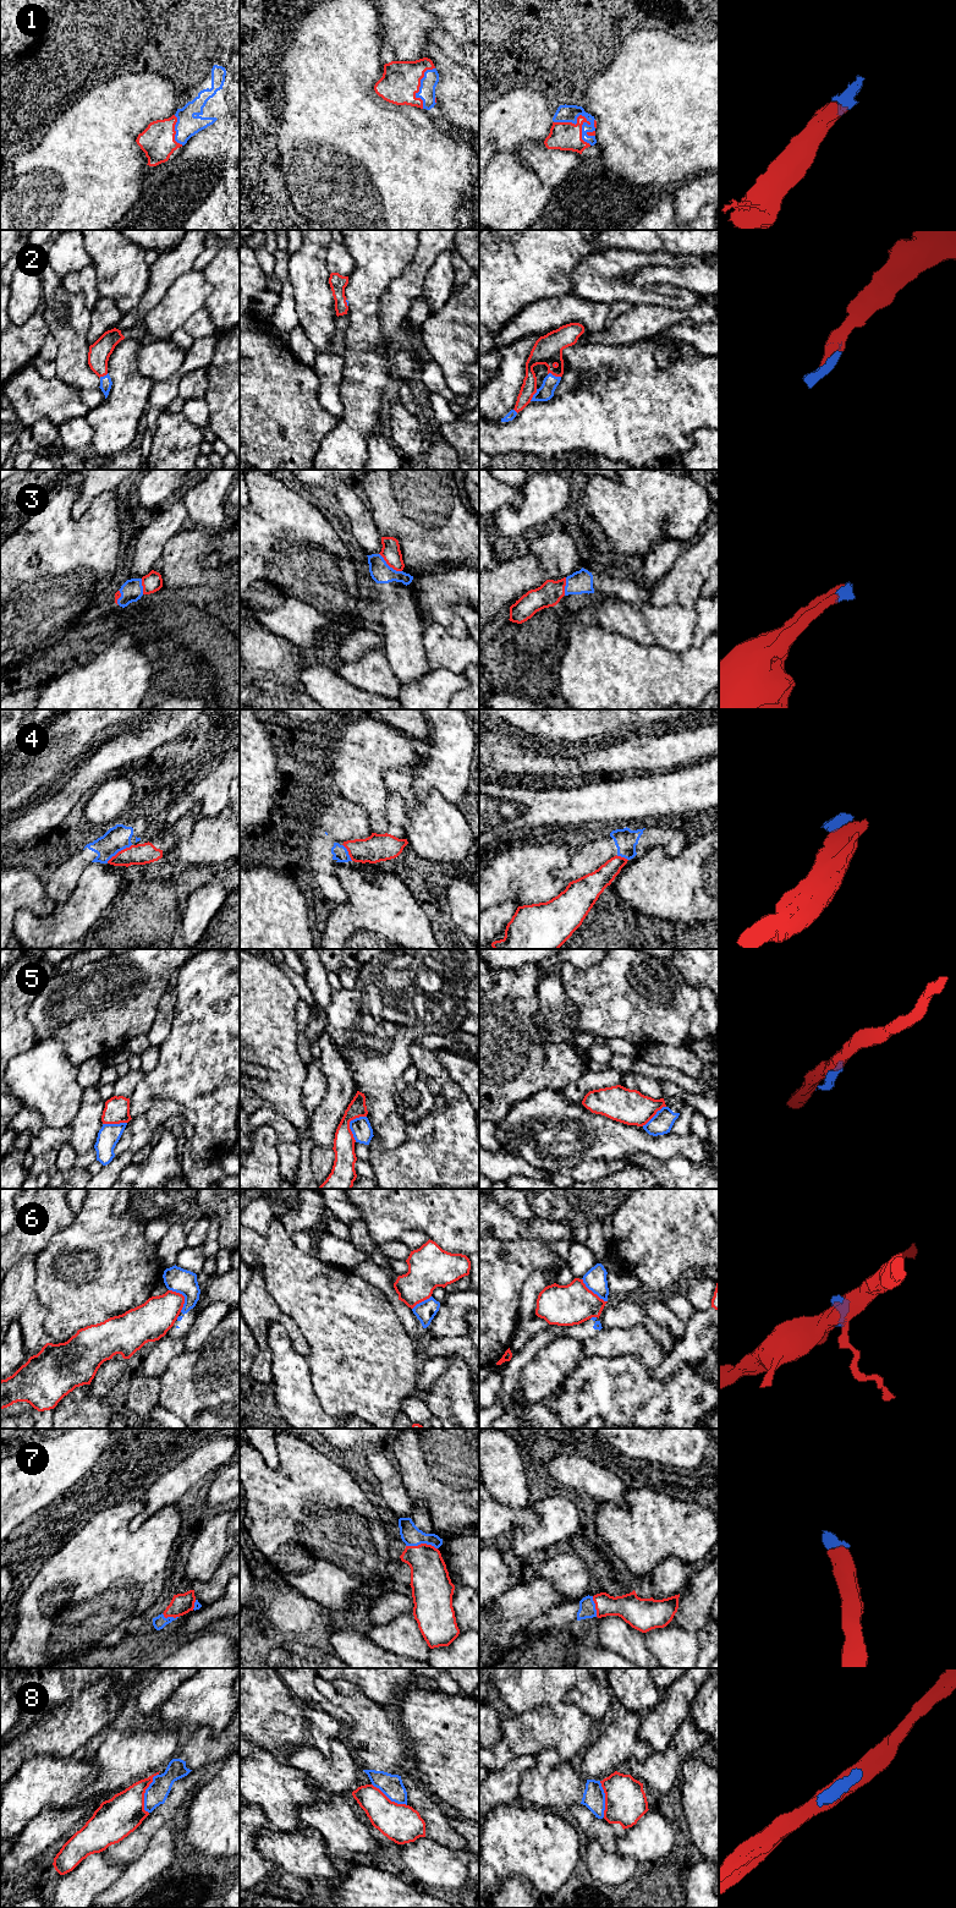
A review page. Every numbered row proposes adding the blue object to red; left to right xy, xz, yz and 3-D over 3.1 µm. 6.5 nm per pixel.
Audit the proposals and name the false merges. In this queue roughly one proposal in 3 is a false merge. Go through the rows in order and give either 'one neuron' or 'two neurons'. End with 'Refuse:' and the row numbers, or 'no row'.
1: one neuron
2: one neuron
3: one neuron
4: two neurons
5: two neurons
6: two neurons
7: one neuron
8: two neurons
Refuse: 4, 5, 6, 8

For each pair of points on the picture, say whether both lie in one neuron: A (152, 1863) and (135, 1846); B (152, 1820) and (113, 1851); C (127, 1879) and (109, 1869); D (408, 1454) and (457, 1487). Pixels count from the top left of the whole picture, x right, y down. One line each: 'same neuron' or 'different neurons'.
A: different neurons
B: same neuron
C: different neurons
D: same neuron

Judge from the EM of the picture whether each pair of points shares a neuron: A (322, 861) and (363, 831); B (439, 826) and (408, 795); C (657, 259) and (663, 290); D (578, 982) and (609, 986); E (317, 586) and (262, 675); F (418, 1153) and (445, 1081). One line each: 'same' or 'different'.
A: same
B: same
C: same
D: same
E: different
F: same

